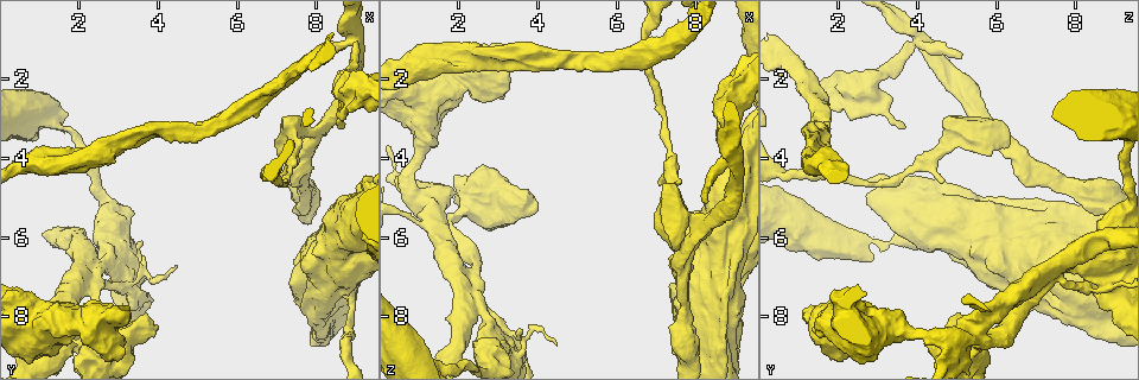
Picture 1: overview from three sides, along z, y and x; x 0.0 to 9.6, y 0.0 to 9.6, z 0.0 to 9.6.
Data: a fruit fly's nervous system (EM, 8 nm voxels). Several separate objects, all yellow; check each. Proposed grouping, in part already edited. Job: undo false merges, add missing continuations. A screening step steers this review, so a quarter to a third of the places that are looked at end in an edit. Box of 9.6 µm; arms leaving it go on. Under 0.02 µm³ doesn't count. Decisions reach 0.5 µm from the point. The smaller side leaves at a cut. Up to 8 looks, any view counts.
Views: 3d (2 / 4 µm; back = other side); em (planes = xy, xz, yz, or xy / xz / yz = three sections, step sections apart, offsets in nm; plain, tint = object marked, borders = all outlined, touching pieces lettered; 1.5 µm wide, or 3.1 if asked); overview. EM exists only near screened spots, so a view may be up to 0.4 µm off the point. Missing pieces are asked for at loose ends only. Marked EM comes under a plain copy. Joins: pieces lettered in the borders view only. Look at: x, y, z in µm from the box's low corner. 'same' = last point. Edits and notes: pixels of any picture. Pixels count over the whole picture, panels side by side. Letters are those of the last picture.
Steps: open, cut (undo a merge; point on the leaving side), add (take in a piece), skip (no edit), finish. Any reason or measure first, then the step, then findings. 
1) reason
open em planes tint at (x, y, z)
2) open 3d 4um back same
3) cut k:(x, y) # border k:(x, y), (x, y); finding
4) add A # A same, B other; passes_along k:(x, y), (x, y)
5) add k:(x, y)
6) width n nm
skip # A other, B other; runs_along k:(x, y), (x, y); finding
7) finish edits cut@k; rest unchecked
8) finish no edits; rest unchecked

thin neck
open 3d 4um at (9.00, 1.00, 4.10)

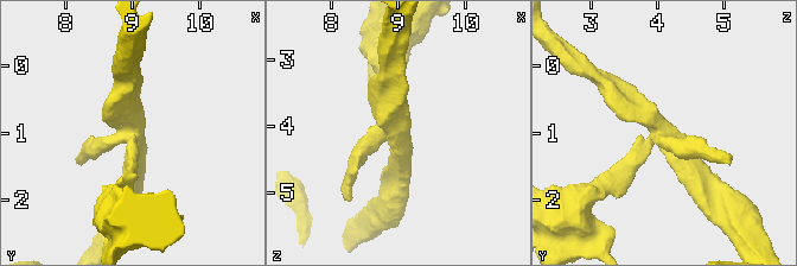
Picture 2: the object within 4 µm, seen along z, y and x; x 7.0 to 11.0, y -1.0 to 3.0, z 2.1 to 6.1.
arms 4
open em xy step 4 tint at (9.00, 1.05, 4.05)

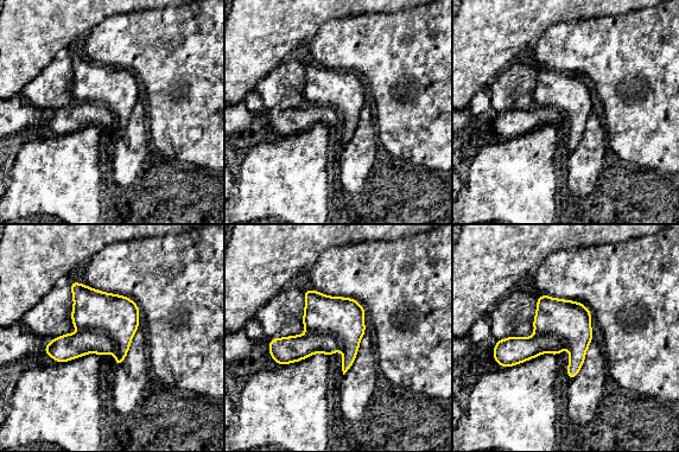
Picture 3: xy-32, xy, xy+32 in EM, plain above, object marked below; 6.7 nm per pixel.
open em xy step 4 borders same

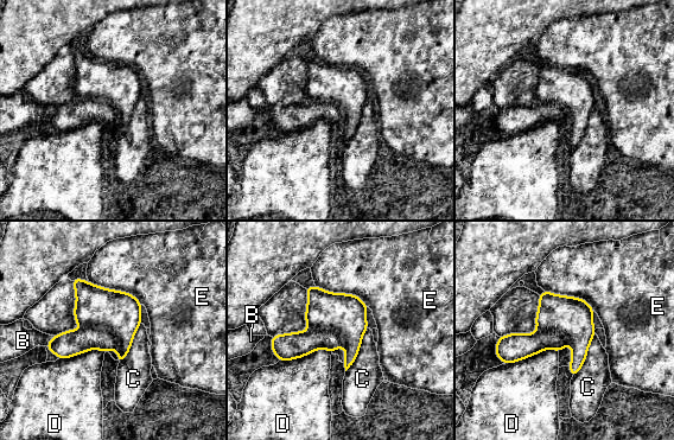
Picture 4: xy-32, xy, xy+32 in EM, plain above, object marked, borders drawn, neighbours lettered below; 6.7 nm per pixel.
longest_contact E 400 nm
cut 4:(74, 342) # B other, C other, D other, E other; two neurons meet here

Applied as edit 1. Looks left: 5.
open overview

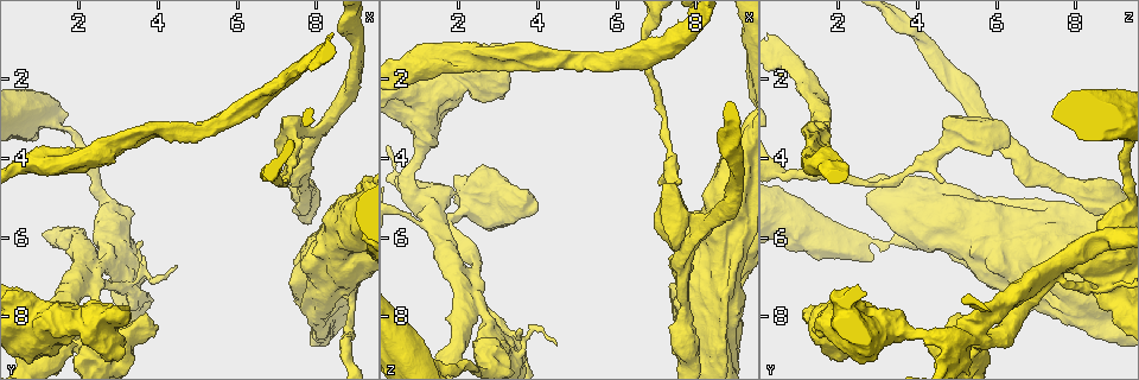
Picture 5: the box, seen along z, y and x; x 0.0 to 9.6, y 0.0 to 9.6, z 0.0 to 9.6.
touches itself
open em planes borders at (8.80, 5.15, 7.65)

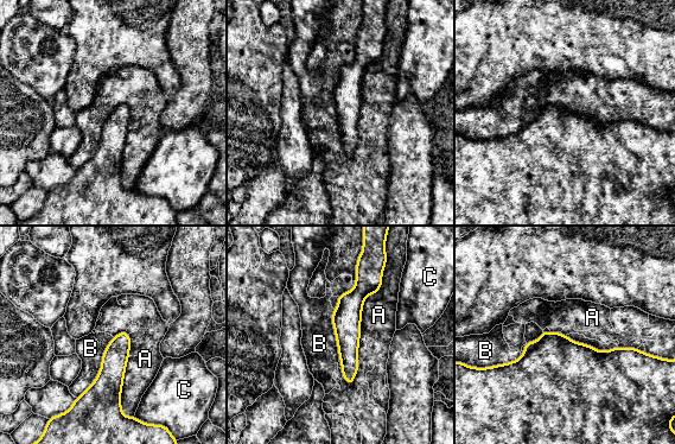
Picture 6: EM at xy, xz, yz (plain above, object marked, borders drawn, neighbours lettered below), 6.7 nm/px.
skip # A other, B other, C other; border 6:(386, 262), (363, 302), (357, 360); continuous, no second neuron

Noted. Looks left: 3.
touches itself
open 3d 4um at (7.80, 8.00, 7.65)

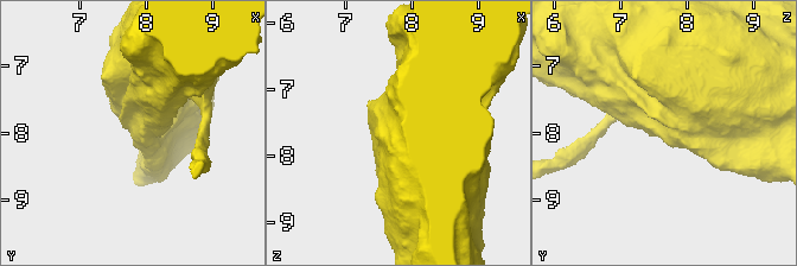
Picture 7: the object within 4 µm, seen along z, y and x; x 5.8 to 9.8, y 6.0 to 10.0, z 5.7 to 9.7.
shape alone is not enough
open em yz step 4 tint at (7.85, 7.95, 7.70)

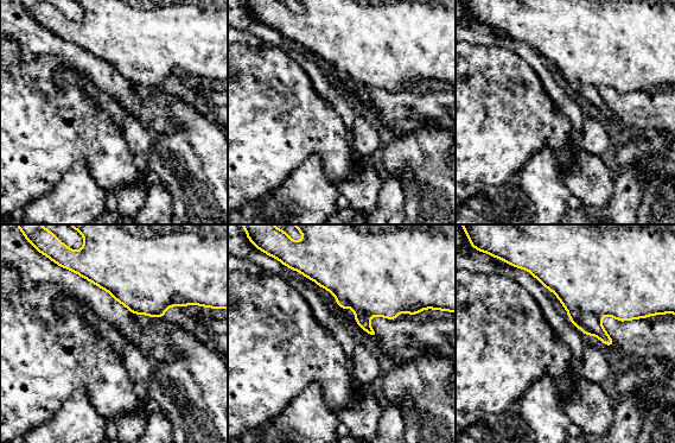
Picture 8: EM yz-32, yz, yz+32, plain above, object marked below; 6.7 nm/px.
open em planes borders same

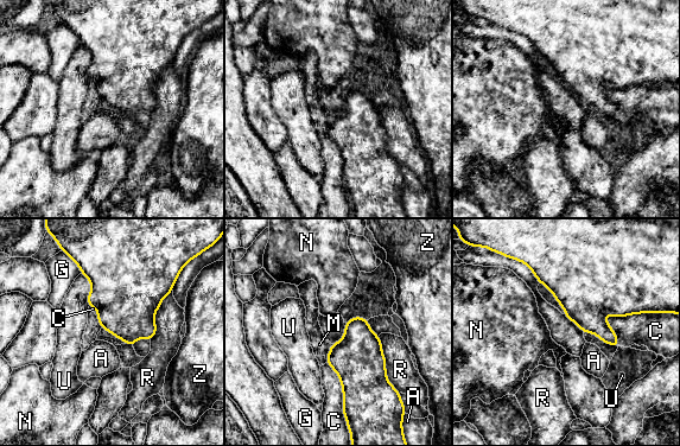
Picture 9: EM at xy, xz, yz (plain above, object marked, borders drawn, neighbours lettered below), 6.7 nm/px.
skip # A other, C other, G other, M other, N other, R other, U other, Z other; border 9:(648, 312), (624, 316), (602, 313); all the same neuron

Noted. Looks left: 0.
finish edits cut@4; rest unchecked

